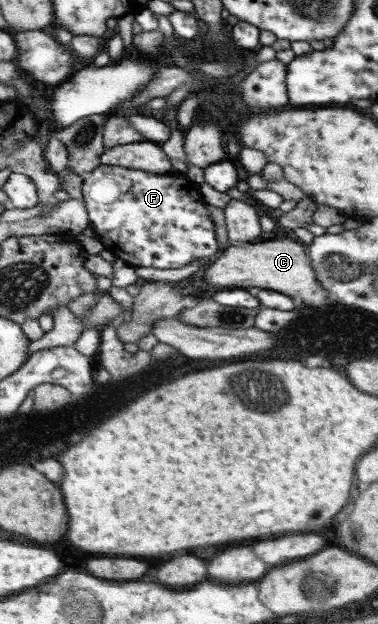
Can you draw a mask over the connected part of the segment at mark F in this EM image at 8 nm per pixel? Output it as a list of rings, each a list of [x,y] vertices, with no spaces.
[[[99,166],[84,177],[84,199],[96,238],[109,250],[115,259],[122,260],[129,267],[149,267],[167,270],[183,268],[189,262],[205,258],[208,264],[219,252],[215,238],[214,224],[202,199],[199,185],[185,175],[153,174],[133,167]]]

